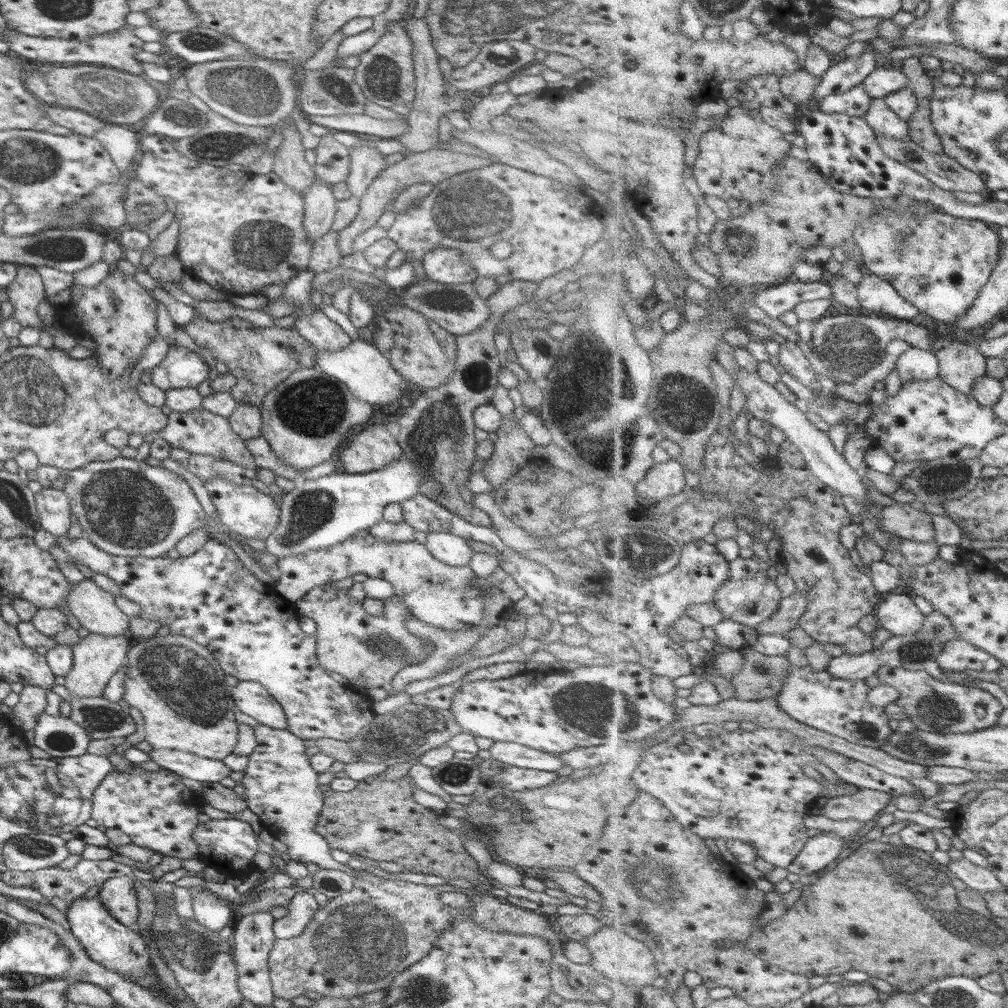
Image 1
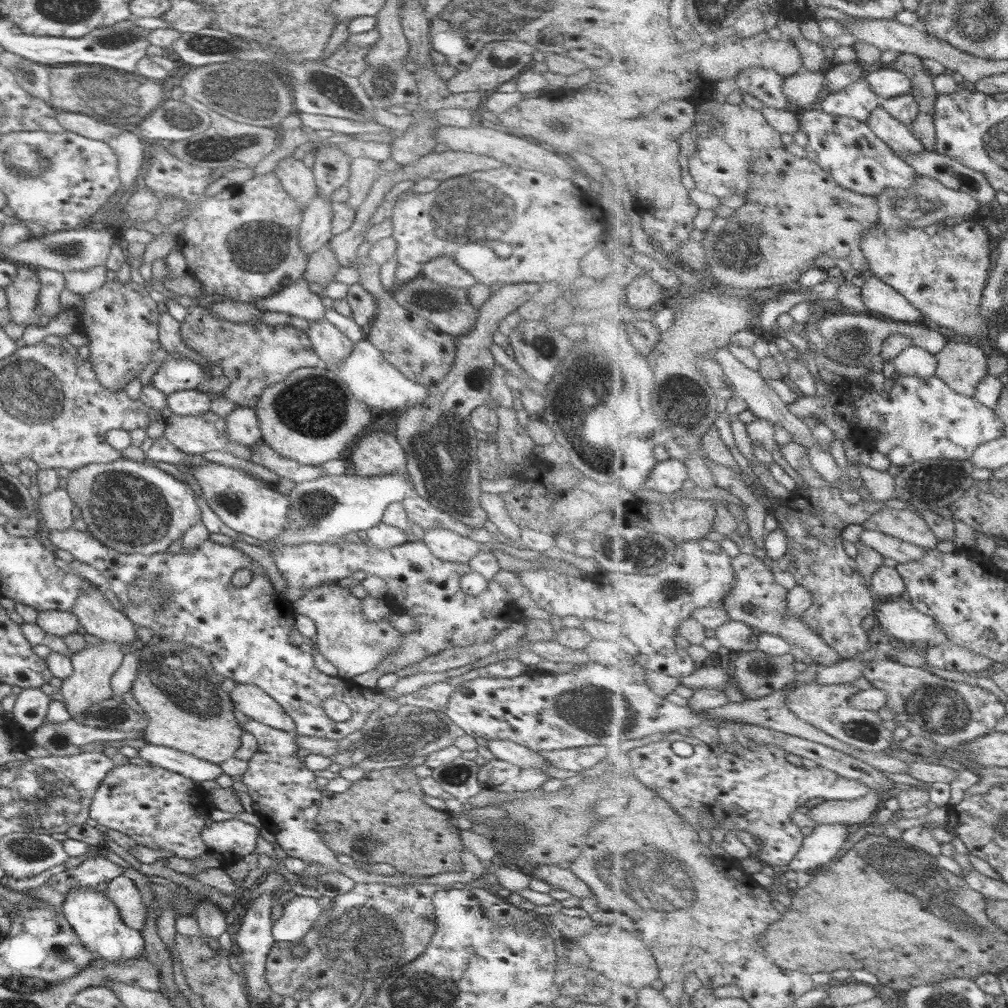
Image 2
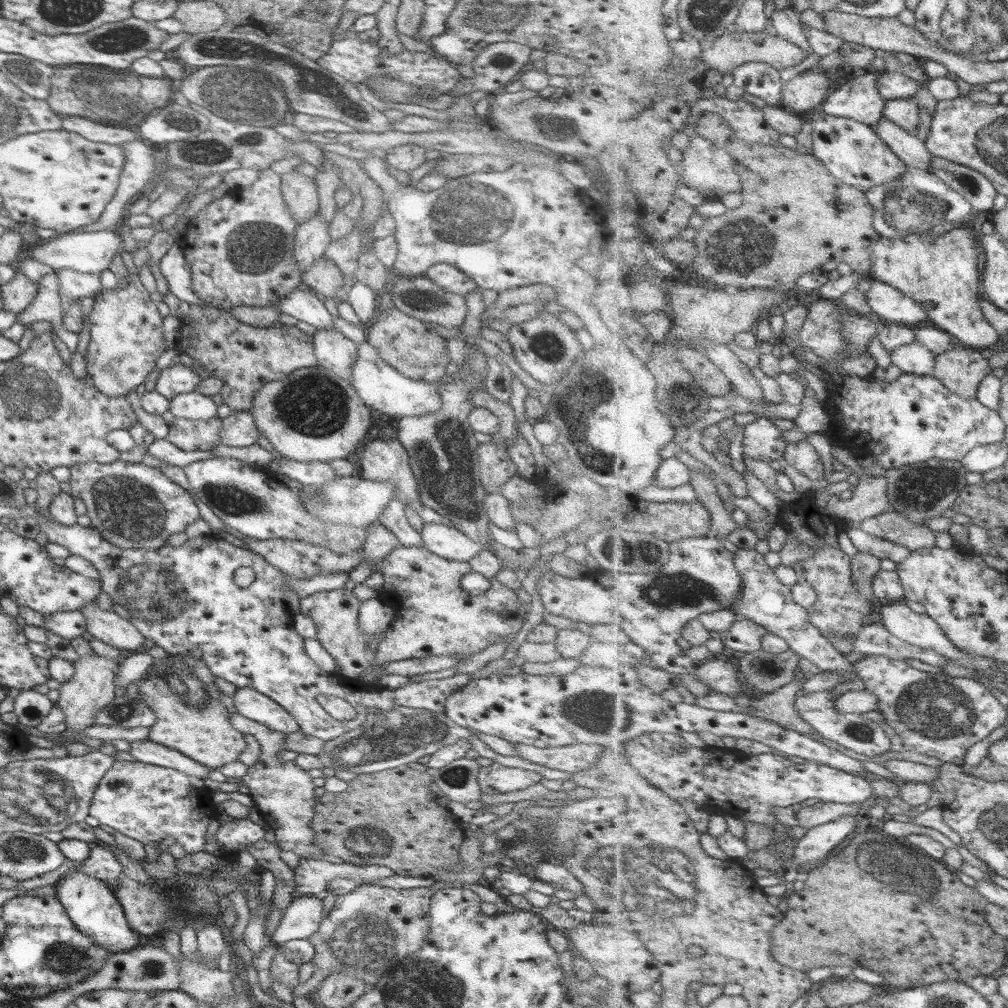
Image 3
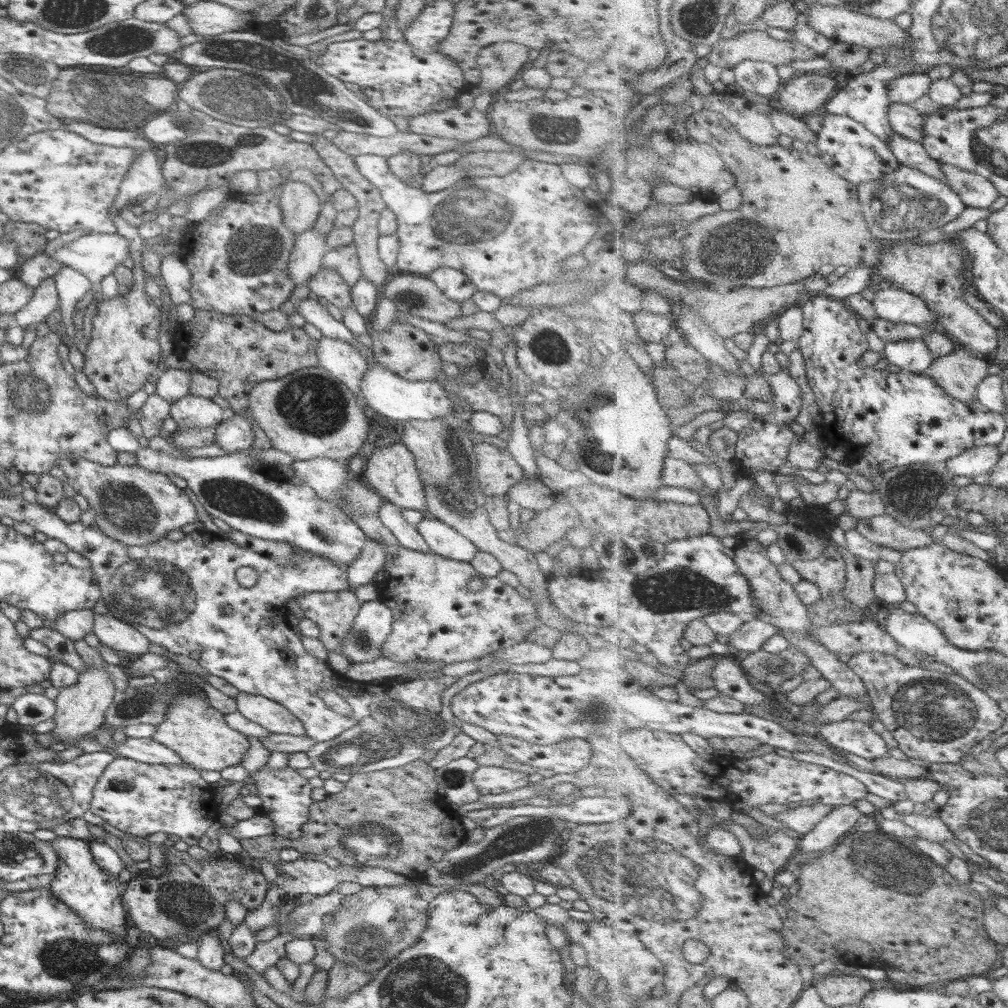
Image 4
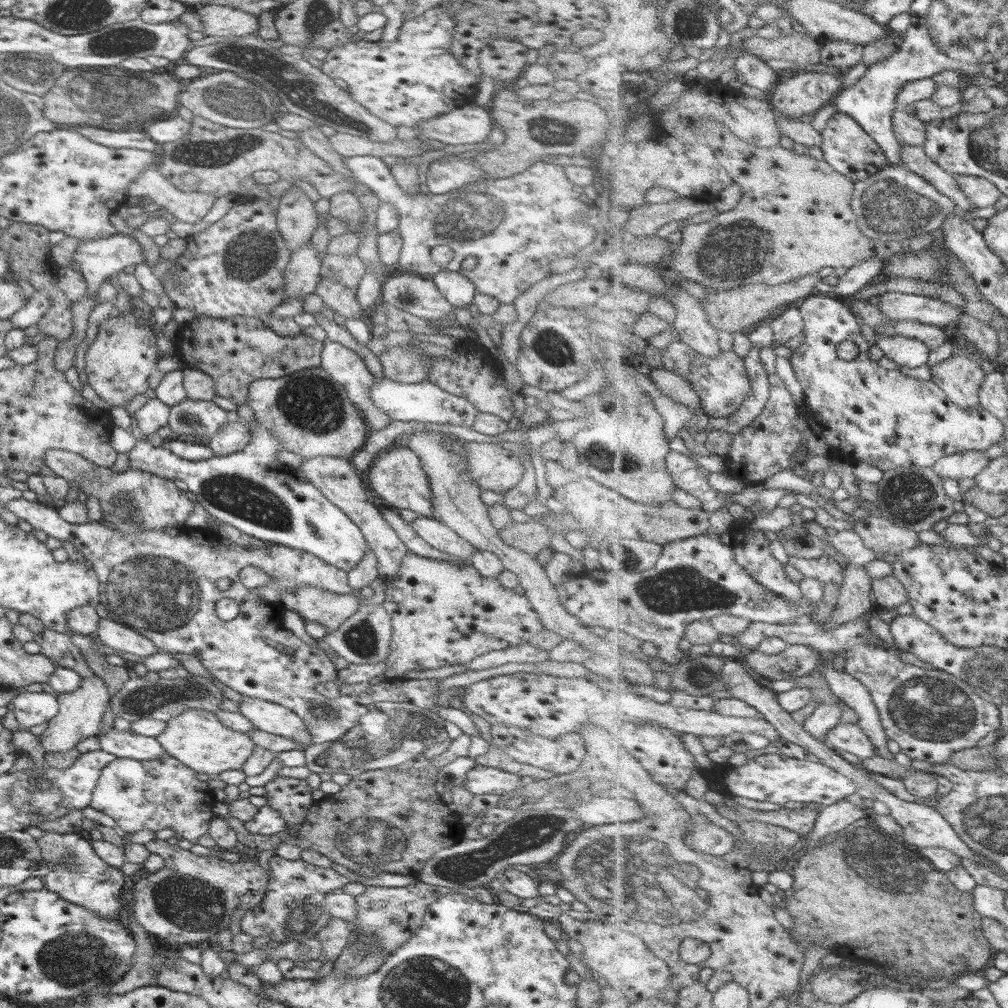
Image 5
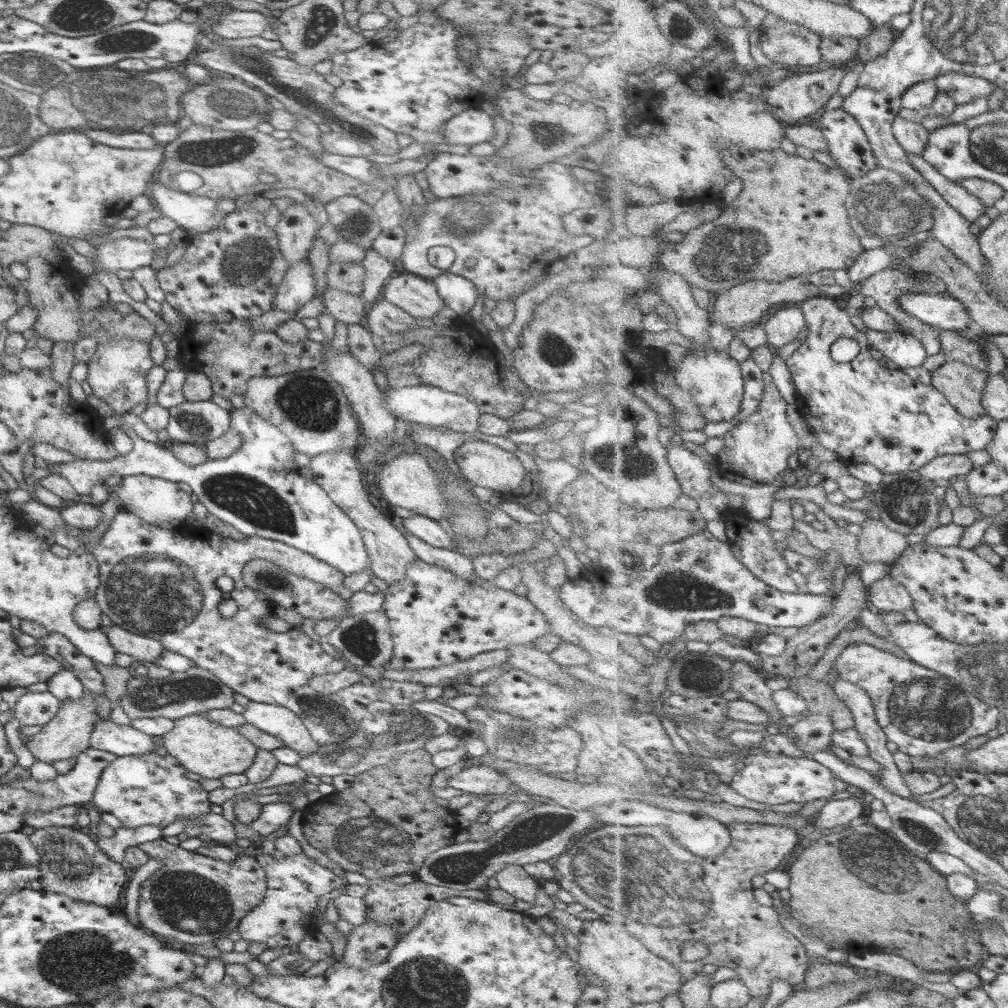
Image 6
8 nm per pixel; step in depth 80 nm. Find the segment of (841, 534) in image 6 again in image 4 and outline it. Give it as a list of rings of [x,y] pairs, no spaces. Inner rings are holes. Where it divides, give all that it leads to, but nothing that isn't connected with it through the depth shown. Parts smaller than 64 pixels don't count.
[[[856,528],[848,530],[844,533],[844,536],[845,548],[859,558],[872,560],[874,563],[885,559],[893,564],[901,560],[902,551],[874,543],[871,539],[863,536]]]

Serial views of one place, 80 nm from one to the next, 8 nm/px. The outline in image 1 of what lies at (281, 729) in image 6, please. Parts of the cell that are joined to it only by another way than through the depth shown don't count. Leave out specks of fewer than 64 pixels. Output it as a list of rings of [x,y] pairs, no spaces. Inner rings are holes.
[[[239,681],[229,692],[239,712],[251,716],[263,726],[285,728],[286,720],[281,705],[258,682]]]

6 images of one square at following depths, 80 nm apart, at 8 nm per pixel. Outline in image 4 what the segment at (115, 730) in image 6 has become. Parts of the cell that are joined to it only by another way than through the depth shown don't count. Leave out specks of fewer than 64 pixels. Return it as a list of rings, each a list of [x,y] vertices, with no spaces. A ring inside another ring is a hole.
[[[126,738],[117,747],[112,743],[111,753],[115,750],[119,756],[143,765],[181,765],[183,762],[175,752],[149,738]]]

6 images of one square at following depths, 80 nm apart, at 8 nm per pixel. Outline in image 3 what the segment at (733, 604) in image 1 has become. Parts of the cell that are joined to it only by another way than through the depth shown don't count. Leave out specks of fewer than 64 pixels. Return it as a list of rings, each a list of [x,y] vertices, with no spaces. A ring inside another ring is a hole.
[[[738,549],[735,552],[734,563],[742,575],[742,602],[733,608],[733,612],[743,618],[752,620],[764,626],[769,633],[782,636],[790,648],[801,657],[819,666],[823,672],[839,673],[844,681],[859,678],[854,663],[838,651],[833,643],[824,635],[819,627],[810,621],[807,608],[794,601],[791,586],[779,581],[774,568],[765,562],[765,556],[753,549]]]

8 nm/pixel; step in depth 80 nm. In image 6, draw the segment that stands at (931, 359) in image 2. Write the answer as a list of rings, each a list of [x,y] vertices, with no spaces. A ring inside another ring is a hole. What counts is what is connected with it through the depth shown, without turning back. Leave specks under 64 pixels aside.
[[[868,328],[865,332],[871,348],[879,350],[893,361],[899,369],[919,368],[927,361],[925,346],[909,333],[899,331],[876,331]]]

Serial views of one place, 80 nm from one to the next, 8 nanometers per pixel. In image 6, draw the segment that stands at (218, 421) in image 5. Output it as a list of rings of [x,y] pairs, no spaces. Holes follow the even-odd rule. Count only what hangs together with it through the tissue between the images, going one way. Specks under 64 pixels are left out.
[[[210,400],[186,402],[168,410],[169,439],[177,444],[204,447],[229,428],[230,413]]]

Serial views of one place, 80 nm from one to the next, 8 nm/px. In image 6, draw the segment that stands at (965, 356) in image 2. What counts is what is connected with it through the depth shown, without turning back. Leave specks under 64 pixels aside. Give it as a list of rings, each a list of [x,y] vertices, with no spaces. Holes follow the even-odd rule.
[[[947,362],[932,372],[932,386],[946,395],[947,400],[967,418],[985,416],[983,394],[988,374],[963,362]]]

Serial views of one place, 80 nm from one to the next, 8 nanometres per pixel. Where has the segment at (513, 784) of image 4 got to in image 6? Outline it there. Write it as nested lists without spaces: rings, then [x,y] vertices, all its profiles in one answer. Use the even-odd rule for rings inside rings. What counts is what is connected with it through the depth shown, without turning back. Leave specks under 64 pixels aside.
[[[470,763],[469,766],[454,776],[449,776],[446,781],[447,786],[451,786],[451,788],[479,797],[486,794],[506,794],[510,792],[510,787],[513,786],[503,773],[485,764],[473,763]]]

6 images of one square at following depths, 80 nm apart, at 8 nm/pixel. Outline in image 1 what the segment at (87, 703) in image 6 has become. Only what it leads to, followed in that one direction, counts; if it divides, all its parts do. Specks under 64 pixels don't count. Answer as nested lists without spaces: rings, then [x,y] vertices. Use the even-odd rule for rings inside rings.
[[[89,633],[75,646],[71,647],[72,665],[69,672],[65,674],[64,687],[74,697],[99,697],[107,681],[122,667],[126,662],[128,645],[128,635],[103,636],[100,634]]]

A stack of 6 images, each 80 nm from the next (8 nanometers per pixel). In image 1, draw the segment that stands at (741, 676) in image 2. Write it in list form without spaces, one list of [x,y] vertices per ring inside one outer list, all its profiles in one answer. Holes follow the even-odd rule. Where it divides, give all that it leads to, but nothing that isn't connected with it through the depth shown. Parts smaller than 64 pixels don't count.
[[[745,650],[743,654],[743,660],[745,660],[745,665],[743,665],[742,672],[736,672],[735,678],[731,680],[731,684],[735,688],[735,696],[740,699],[745,700],[763,700],[765,698],[776,698],[776,696],[781,692],[781,689],[784,687],[784,677],[790,673],[791,662],[787,660],[787,656],[766,656],[761,652],[755,650]]]

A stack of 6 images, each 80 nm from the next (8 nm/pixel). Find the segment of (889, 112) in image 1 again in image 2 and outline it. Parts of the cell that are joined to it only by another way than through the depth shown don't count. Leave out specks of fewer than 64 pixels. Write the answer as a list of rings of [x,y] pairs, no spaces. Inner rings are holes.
[[[881,106],[866,120],[871,130],[895,152],[909,151],[916,155],[925,150],[924,144],[911,132],[910,127],[890,115]]]

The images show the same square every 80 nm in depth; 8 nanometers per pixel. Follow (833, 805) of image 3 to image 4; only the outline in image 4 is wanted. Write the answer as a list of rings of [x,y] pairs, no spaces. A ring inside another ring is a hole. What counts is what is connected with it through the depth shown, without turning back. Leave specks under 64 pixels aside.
[[[813,803],[812,805],[788,809],[772,817],[780,821],[783,826],[787,826],[804,836],[811,832],[821,820],[825,820],[834,808],[837,807],[825,803]]]

